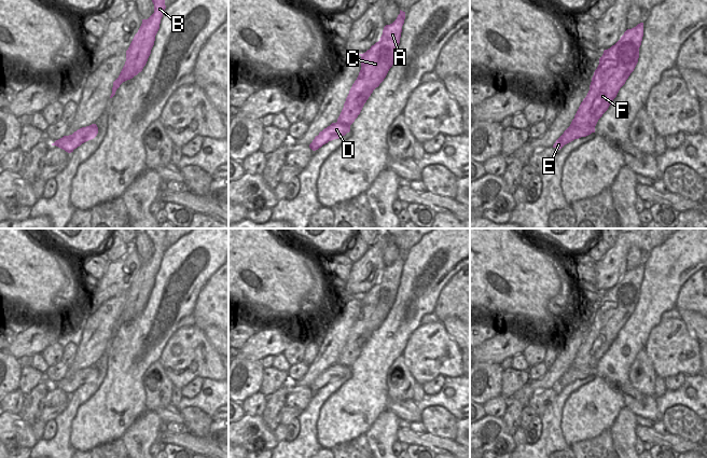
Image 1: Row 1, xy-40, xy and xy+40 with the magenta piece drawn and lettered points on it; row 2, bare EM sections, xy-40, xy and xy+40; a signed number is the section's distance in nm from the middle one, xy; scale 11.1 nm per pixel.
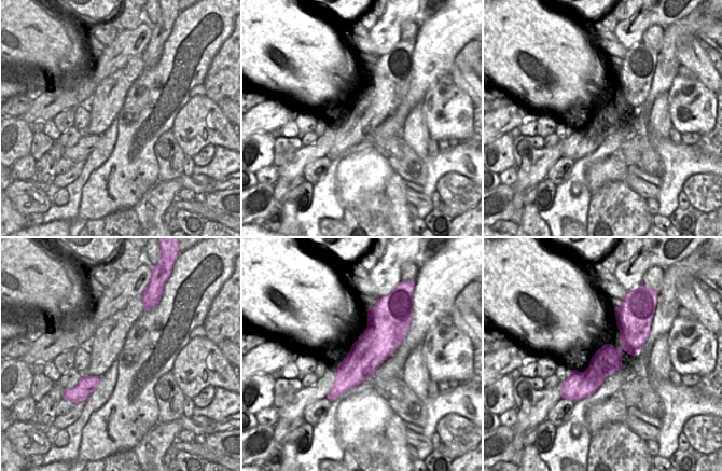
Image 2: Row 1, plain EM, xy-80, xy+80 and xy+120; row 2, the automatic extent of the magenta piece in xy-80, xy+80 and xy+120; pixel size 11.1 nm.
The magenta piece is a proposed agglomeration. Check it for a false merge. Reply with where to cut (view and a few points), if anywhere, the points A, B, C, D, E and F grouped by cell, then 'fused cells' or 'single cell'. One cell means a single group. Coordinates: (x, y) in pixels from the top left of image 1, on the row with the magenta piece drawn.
xy+40 (569, 126), (594, 127) | A B C F / D E | fused cells

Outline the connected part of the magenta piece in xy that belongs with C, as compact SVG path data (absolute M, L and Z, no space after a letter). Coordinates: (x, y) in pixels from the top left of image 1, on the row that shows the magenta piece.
M400 10L397 19L386 25L378 42L361 56L361 70L337 119L338 123L351 125L360 114L364 103L386 78L393 65L400 43L405 12Z

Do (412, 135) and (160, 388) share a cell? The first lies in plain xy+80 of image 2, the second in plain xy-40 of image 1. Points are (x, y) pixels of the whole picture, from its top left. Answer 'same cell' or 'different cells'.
same cell

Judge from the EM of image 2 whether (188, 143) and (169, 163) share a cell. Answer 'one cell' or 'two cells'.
two cells

